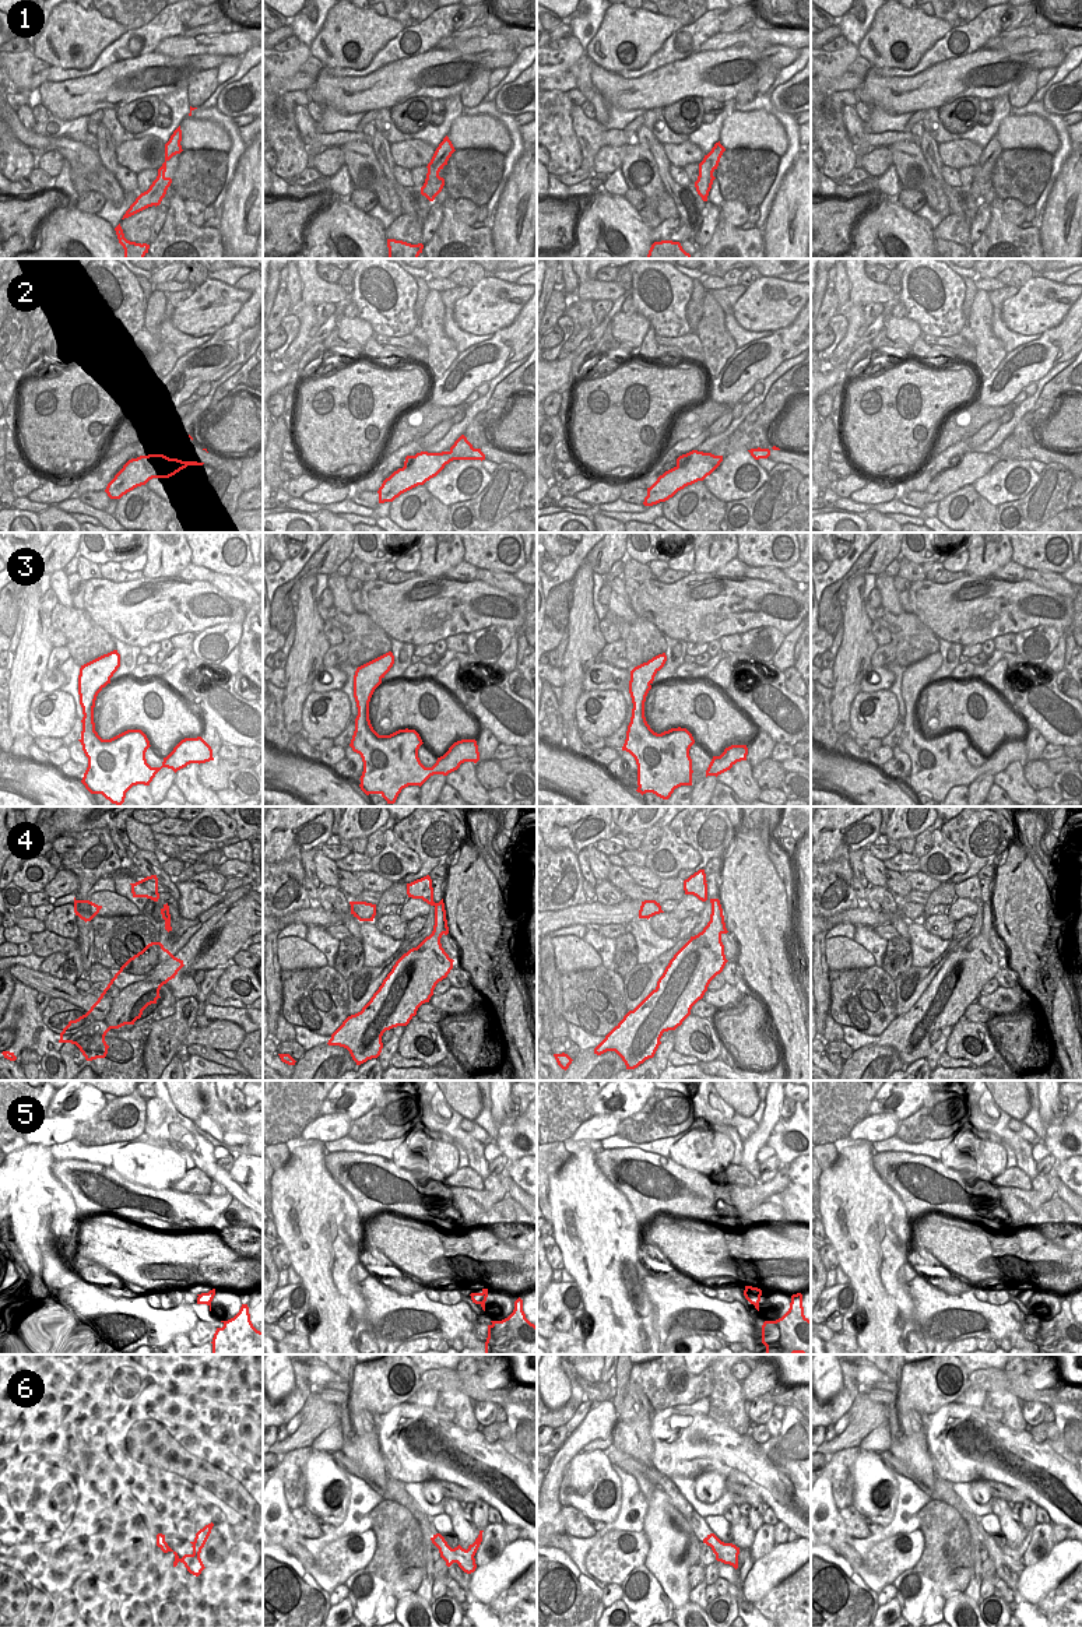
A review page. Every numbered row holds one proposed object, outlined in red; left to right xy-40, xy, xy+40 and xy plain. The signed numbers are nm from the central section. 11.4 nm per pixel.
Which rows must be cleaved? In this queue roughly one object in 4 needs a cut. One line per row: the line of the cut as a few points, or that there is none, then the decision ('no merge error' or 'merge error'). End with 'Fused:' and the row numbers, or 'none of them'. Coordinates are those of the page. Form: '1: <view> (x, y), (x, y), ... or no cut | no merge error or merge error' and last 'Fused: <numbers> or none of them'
1: xy (446, 158), (441, 158), (436, 162), (434, 176), (424, 186) | merge error
2: no cut | no merge error
3: no cut | no merge error
4: no cut | no merge error
5: xy (471, 1296), (480, 1303) | merge error
6: xy (467, 1549), (473, 1557) | merge error
Fused: 1, 5, 6

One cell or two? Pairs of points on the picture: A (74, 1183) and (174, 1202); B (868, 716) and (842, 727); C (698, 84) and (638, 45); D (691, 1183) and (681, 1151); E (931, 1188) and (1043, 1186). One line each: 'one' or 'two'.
A: one
B: two
C: two
D: two
E: one

